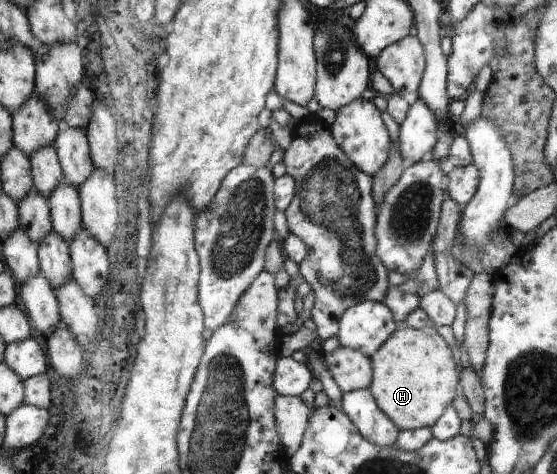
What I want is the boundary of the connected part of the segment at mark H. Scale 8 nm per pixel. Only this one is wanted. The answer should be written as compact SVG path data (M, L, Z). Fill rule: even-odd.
M399 327L370 361L374 369L371 393L379 409L399 429L432 428L458 393L459 379L451 351L436 329Z

